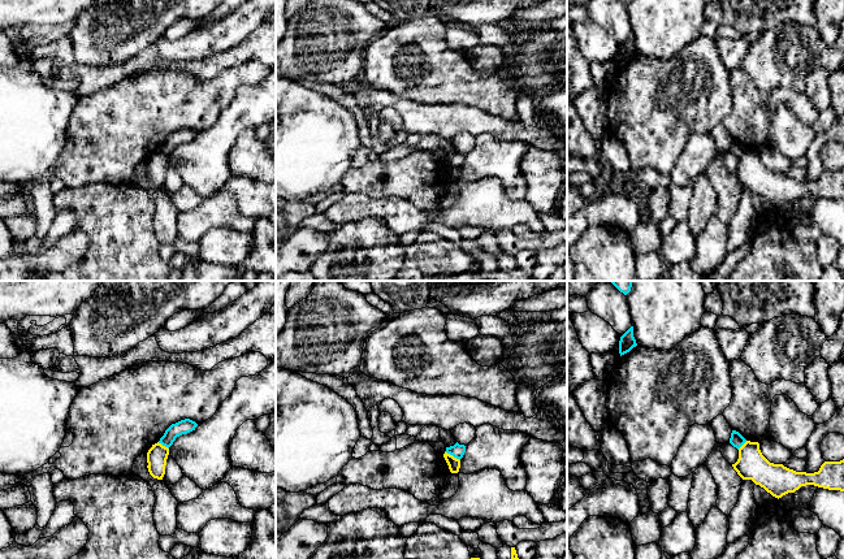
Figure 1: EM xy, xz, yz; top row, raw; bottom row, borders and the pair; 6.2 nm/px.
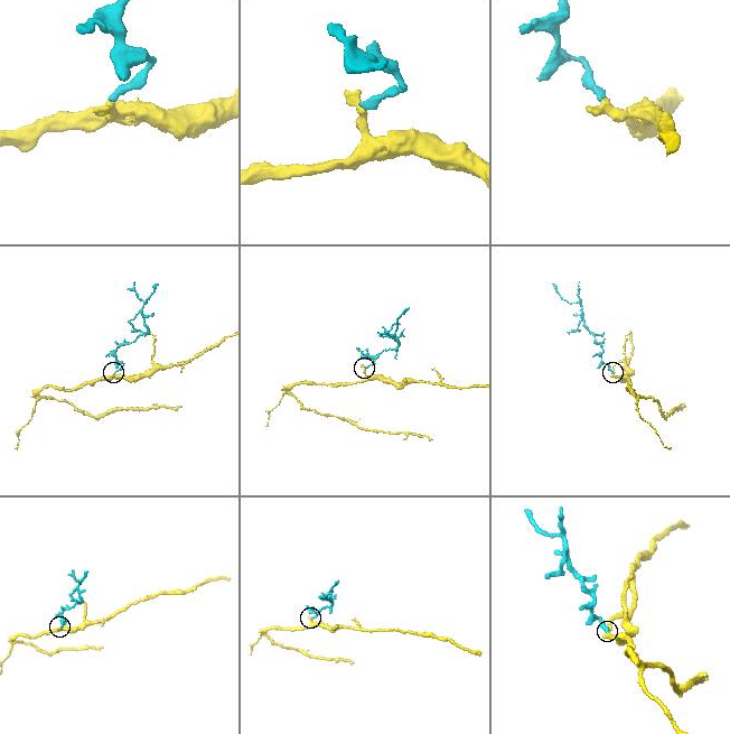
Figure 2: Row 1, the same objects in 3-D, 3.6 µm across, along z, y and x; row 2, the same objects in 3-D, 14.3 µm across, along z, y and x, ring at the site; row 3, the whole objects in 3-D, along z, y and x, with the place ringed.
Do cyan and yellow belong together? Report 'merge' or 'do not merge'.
do not merge

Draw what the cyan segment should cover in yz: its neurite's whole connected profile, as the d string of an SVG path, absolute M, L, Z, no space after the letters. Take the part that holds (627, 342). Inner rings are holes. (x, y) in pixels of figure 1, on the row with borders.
M631 326L619 341L619 354L620 356L629 352L633 347L636 347L636 339L633 337L633 326Z

